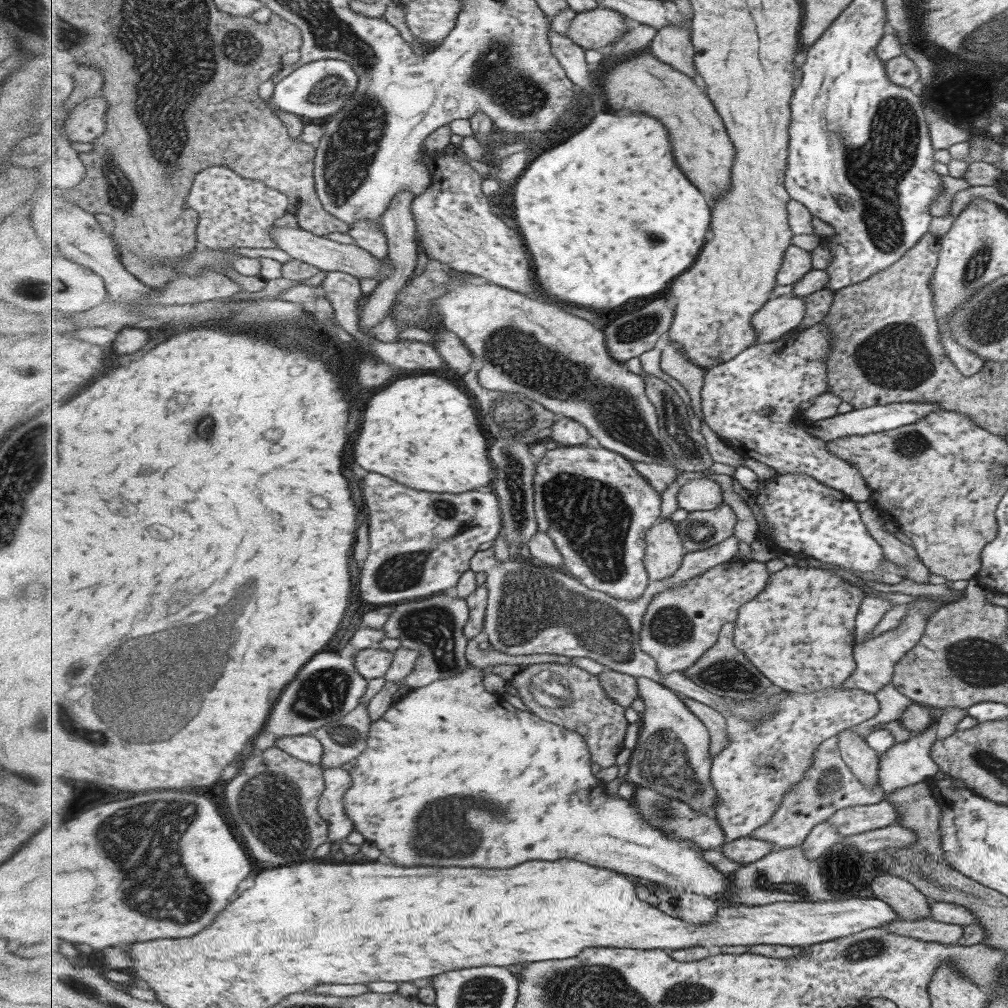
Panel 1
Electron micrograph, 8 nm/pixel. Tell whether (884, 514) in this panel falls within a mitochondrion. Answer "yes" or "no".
no

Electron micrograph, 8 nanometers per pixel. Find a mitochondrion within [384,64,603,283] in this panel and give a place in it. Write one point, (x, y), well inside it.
(442, 241)

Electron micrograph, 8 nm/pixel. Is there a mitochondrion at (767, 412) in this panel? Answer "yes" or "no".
yes

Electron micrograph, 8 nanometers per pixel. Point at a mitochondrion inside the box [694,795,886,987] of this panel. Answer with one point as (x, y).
(763, 881)

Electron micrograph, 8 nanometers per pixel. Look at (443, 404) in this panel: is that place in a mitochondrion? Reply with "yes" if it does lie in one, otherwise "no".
no

